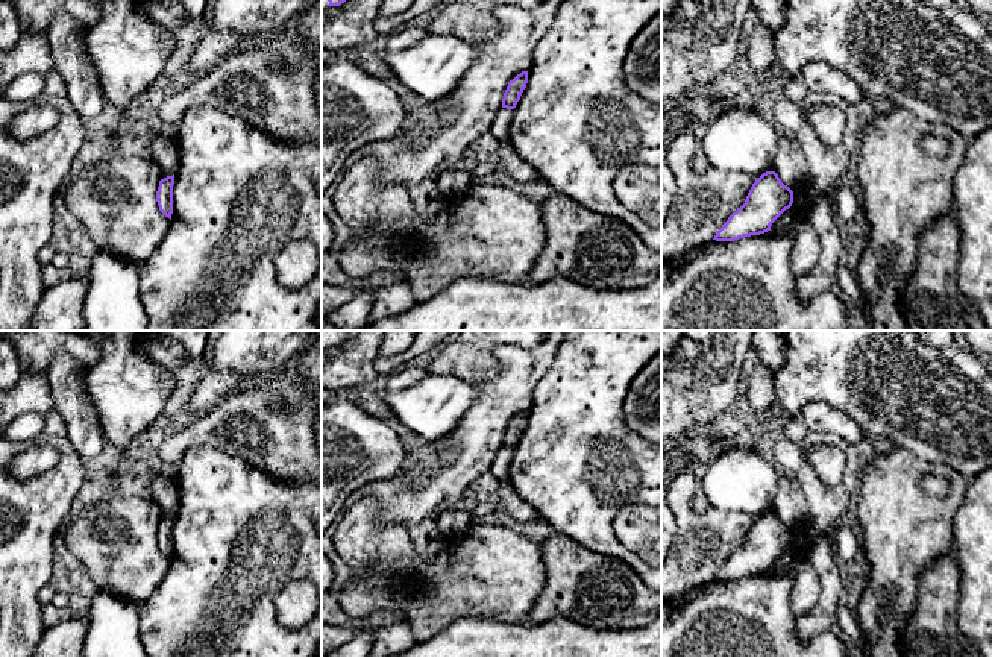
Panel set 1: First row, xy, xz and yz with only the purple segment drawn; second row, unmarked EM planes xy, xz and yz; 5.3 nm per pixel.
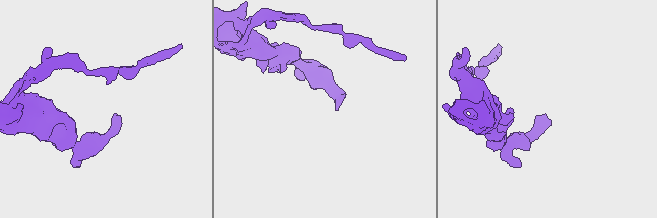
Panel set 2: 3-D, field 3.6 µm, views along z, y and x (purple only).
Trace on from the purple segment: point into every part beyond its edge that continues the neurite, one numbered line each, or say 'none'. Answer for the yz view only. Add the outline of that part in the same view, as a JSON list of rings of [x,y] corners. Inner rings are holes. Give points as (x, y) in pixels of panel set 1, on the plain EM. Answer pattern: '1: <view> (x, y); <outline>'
none

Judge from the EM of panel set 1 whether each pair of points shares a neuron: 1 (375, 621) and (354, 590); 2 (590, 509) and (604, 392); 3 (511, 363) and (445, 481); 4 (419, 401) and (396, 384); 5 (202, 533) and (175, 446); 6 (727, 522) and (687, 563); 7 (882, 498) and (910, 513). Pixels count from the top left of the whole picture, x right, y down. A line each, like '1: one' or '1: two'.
1: two
2: one
3: one
4: two
5: two
6: one
7: one

